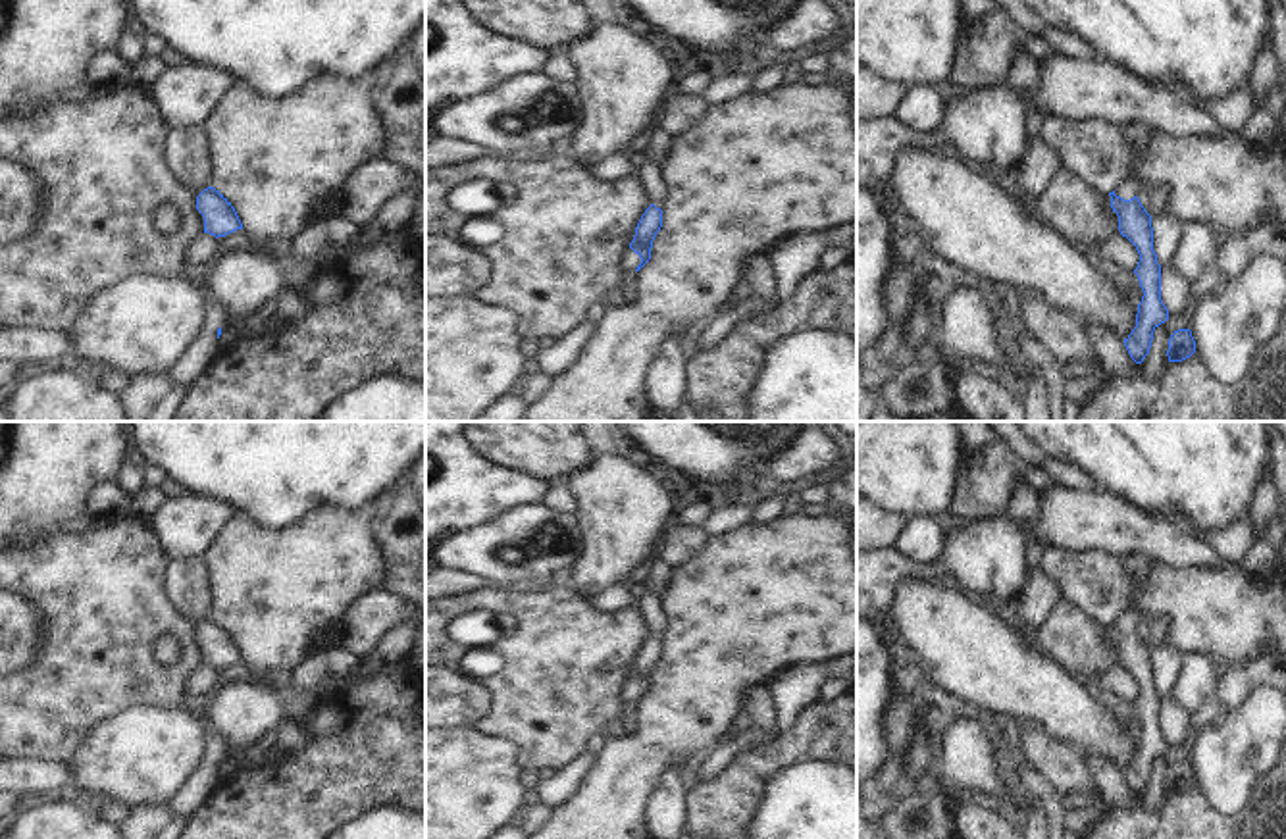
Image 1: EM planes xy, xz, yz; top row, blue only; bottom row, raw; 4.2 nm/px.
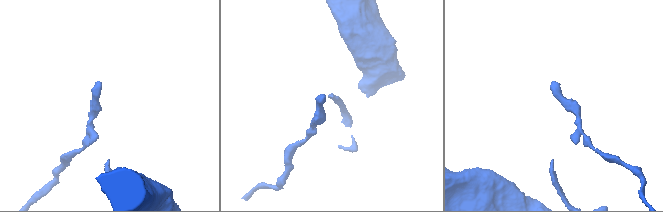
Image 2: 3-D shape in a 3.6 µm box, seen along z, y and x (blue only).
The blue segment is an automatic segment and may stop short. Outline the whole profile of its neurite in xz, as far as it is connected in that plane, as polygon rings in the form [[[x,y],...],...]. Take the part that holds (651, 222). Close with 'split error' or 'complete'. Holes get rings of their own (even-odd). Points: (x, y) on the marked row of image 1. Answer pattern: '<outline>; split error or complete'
[[[651,204],[641,216],[628,250],[628,271],[639,271],[651,260],[651,248],[662,227],[662,210]]]; split error

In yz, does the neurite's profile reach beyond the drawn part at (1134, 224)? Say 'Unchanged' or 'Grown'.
Grown

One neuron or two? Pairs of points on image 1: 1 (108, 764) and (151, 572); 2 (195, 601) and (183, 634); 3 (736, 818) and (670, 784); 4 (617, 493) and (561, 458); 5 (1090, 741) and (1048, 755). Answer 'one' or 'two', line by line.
1: two
2: two
3: two
4: two
5: two

